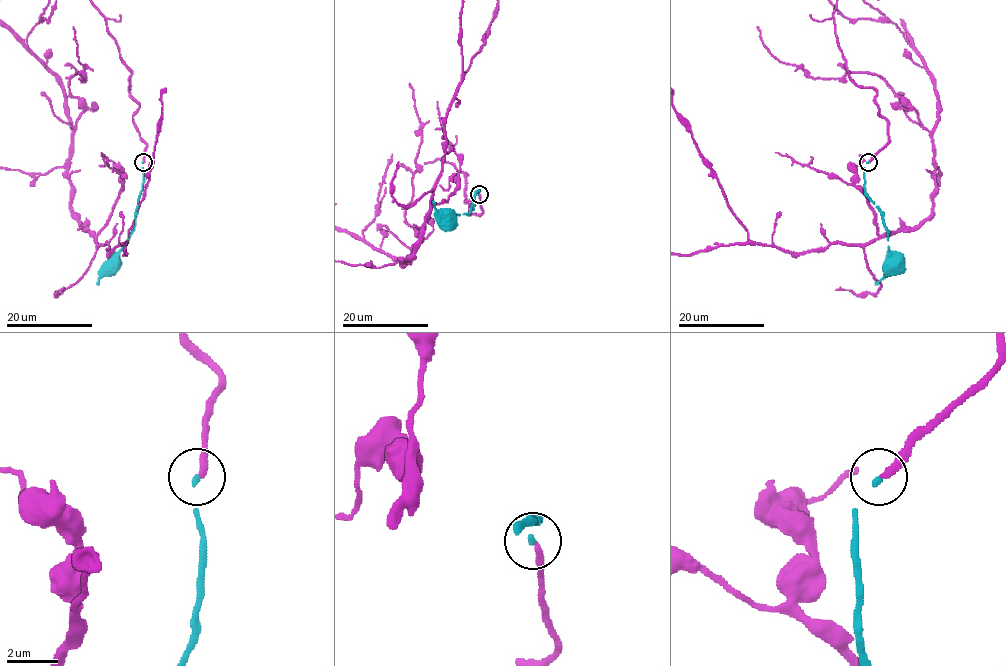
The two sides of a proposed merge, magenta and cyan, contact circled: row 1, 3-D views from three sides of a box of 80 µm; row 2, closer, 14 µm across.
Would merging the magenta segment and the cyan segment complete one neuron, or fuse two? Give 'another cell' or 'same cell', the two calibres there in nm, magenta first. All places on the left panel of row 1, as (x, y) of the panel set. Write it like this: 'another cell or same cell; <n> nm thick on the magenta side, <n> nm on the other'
same cell; 260 nm thick on the magenta side, 170 nm on the other

